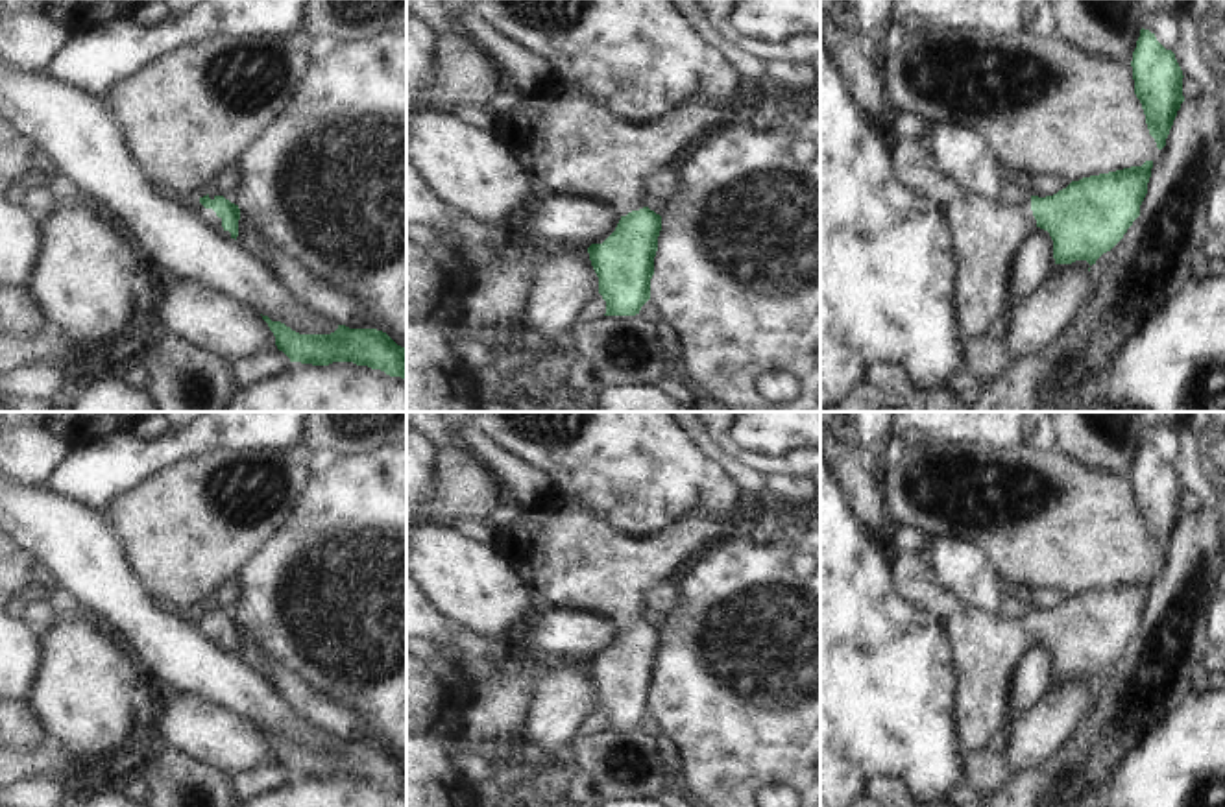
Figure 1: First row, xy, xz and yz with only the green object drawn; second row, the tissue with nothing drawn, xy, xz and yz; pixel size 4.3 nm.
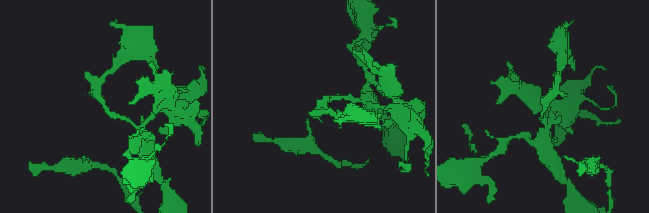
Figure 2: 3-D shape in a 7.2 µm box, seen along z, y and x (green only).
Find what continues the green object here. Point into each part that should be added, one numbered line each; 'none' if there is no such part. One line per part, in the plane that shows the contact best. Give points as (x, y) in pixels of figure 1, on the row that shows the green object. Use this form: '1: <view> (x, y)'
1: xy (209, 215)

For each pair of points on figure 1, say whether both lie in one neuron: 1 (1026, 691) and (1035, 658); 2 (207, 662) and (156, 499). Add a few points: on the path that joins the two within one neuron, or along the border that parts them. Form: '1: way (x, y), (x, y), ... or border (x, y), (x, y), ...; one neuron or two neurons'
1: way (1030, 684), (1035, 665); one neuron
2: border (152, 591), (161, 602), (194, 615); two neurons

